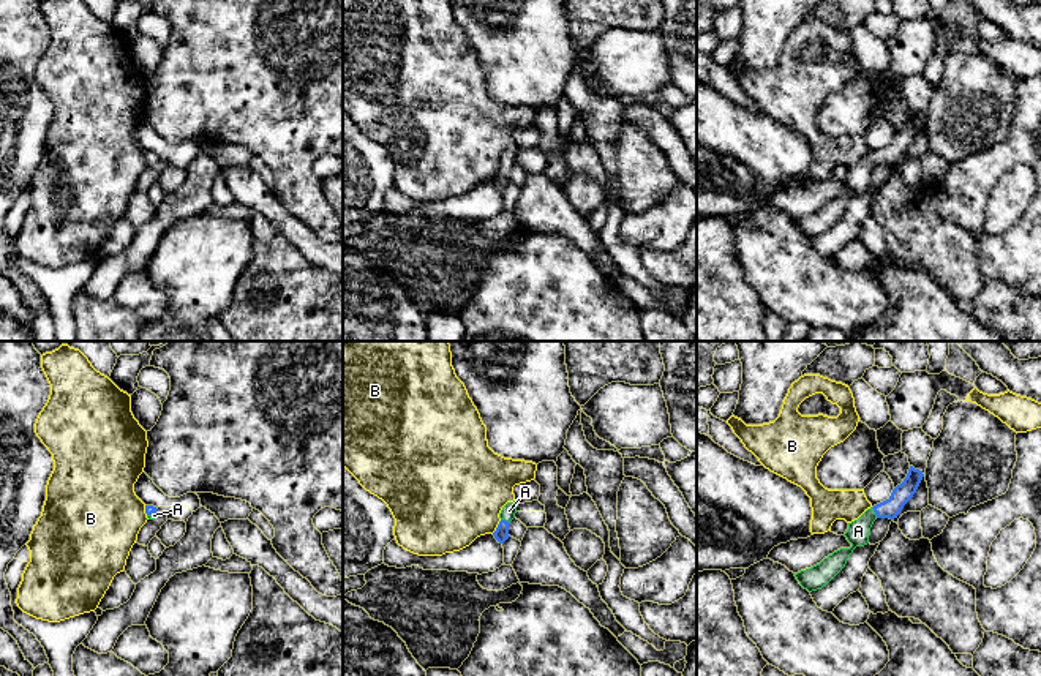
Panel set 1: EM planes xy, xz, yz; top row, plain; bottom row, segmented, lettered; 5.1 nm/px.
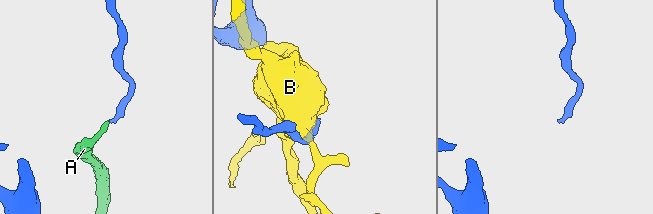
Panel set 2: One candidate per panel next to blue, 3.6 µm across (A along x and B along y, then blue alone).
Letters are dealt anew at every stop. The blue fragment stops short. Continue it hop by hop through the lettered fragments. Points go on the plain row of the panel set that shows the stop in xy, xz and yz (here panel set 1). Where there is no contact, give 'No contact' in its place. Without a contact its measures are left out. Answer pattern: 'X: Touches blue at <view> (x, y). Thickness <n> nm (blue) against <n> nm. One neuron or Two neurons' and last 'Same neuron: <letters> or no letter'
A: Touches blue at yz (874, 157). Thickness 100 nm (blue) against 120 nm. One neuron
B: Touches blue at xz (498, 172). Thickness 80 nm (blue) against 440 nm. Two neurons
Same neuron: A

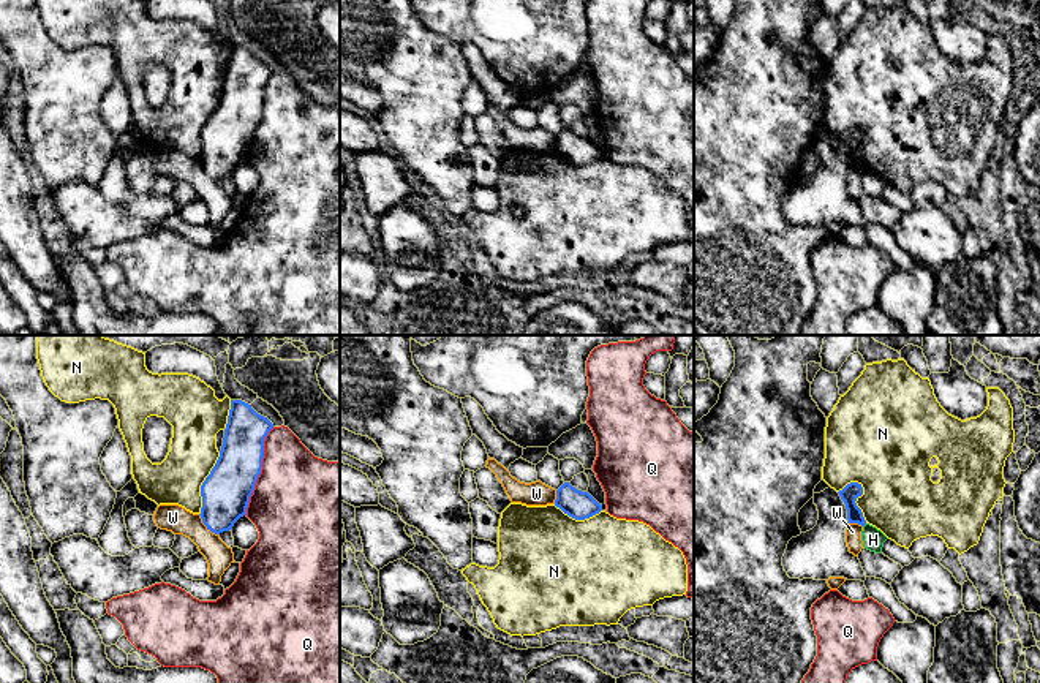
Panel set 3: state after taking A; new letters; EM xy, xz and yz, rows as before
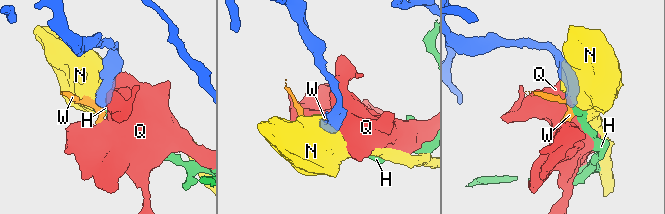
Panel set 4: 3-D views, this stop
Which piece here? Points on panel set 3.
H: No contact. Two neurons
N: Touches blue at yz (855, 146). Thickness 90 nm (blue) against 380 nm. Two neurons
Q: Touches blue at xy (260, 117). Thickness 240 nm (blue) against 480 nm. Two neurons
W: Touches blue at xy (206, 171). Thickness 240 nm (blue) against 140 nm. Two neurons
Same neuron: no letter

